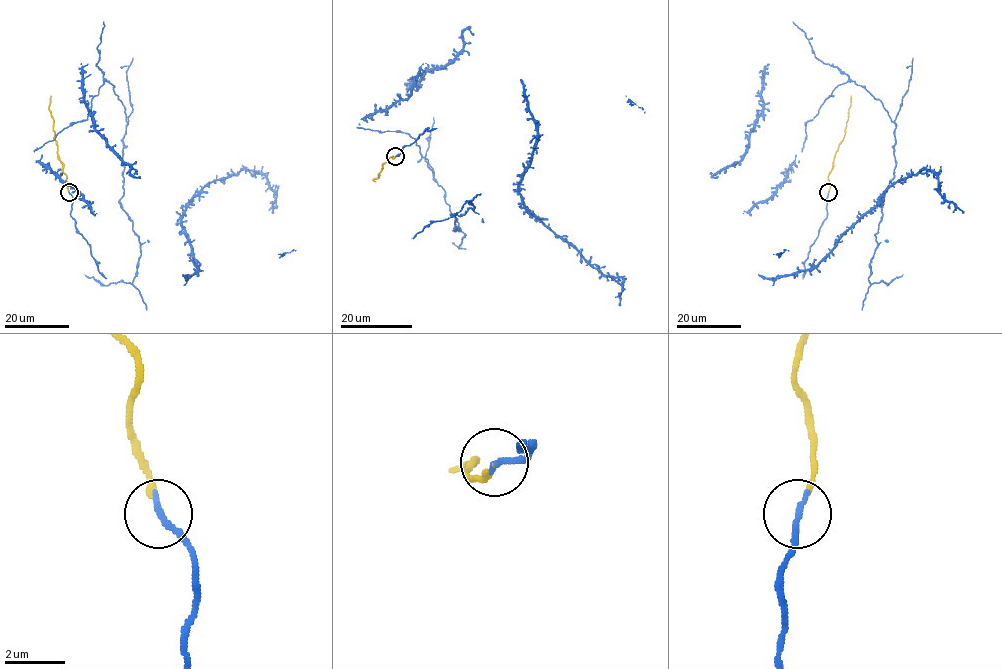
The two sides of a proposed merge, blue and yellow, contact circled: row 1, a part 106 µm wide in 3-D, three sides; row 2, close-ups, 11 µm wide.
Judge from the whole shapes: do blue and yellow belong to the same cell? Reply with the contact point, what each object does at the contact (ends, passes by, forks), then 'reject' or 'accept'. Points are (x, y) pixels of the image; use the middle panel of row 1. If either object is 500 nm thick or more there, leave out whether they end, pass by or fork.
place (395, 156); blue ends; yellow ends; accept

